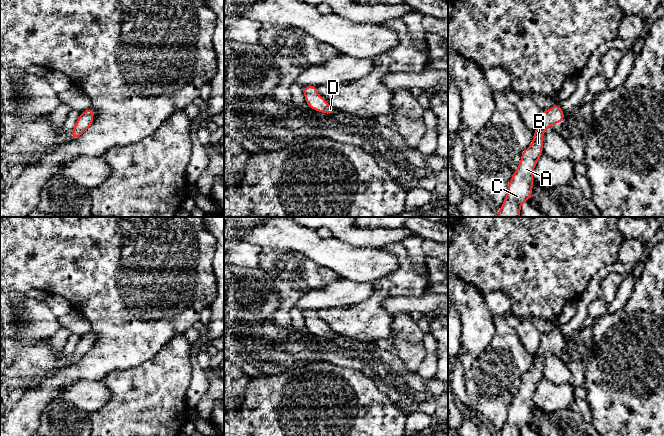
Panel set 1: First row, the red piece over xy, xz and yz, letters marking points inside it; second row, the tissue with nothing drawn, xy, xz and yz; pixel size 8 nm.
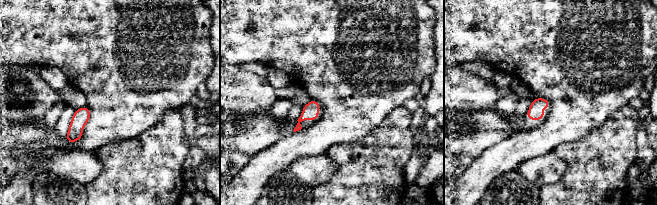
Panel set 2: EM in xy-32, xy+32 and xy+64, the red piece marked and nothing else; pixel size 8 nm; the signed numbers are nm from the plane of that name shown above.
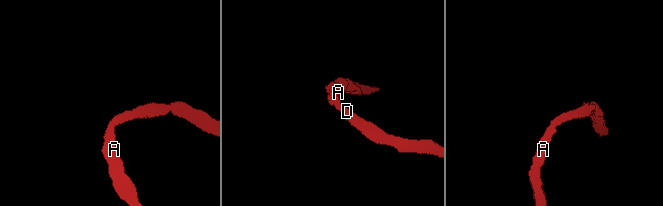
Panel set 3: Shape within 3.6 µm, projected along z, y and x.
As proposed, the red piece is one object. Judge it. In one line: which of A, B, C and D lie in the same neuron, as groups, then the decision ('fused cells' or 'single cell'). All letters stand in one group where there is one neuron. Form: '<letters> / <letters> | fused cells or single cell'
A B C D | single cell

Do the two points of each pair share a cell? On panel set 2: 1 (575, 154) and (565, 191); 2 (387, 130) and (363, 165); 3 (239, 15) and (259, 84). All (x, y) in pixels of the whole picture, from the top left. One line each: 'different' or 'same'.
1: same
2: same
3: different

